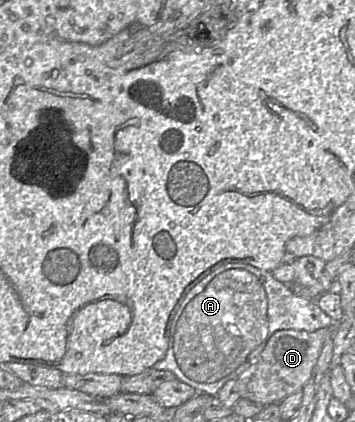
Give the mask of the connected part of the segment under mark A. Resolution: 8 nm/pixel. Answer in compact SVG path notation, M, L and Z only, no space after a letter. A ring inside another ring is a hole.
M228 263L224 265L215 265L212 268L201 273L195 280L191 281L183 291L176 307L173 310L173 322L170 328L168 350L165 357L156 362L153 368L156 370L169 371L177 379L191 386L197 391L197 394L207 394L216 396L223 385L229 380L235 380L244 370L248 369L257 359L264 349L269 337L276 331L284 329L304 330L314 332L318 329L334 325L334 322L317 305L316 301L309 301L295 295L289 288L289 284L284 284L276 280L269 271L260 270L254 266L244 263Z

